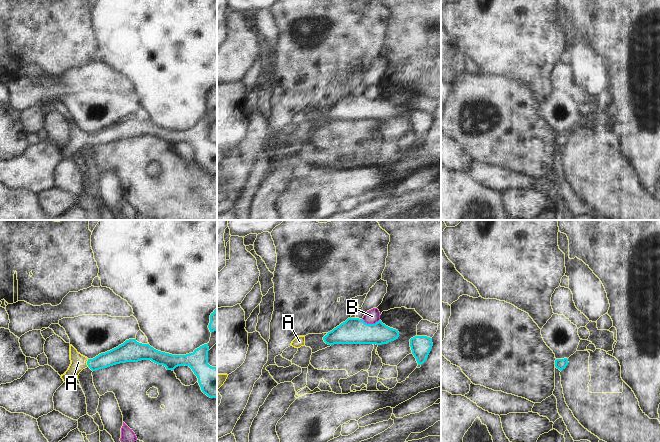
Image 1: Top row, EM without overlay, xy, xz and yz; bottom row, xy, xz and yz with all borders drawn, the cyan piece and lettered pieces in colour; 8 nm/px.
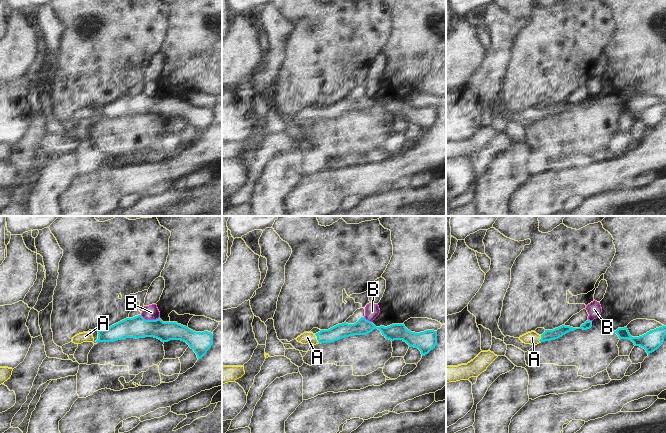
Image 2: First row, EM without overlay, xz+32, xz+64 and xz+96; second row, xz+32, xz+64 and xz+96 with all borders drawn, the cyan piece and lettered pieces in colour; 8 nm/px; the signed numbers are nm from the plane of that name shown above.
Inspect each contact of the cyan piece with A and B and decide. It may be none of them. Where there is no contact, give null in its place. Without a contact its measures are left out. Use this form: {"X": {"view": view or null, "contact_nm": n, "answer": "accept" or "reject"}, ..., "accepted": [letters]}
{"A": {"view": "xy", "contact_nm": 60, "answer": "accept"}, "B": {"view": "xz", "contact_nm": 140, "answer": "reject"}, "accepted": ["A"]}

